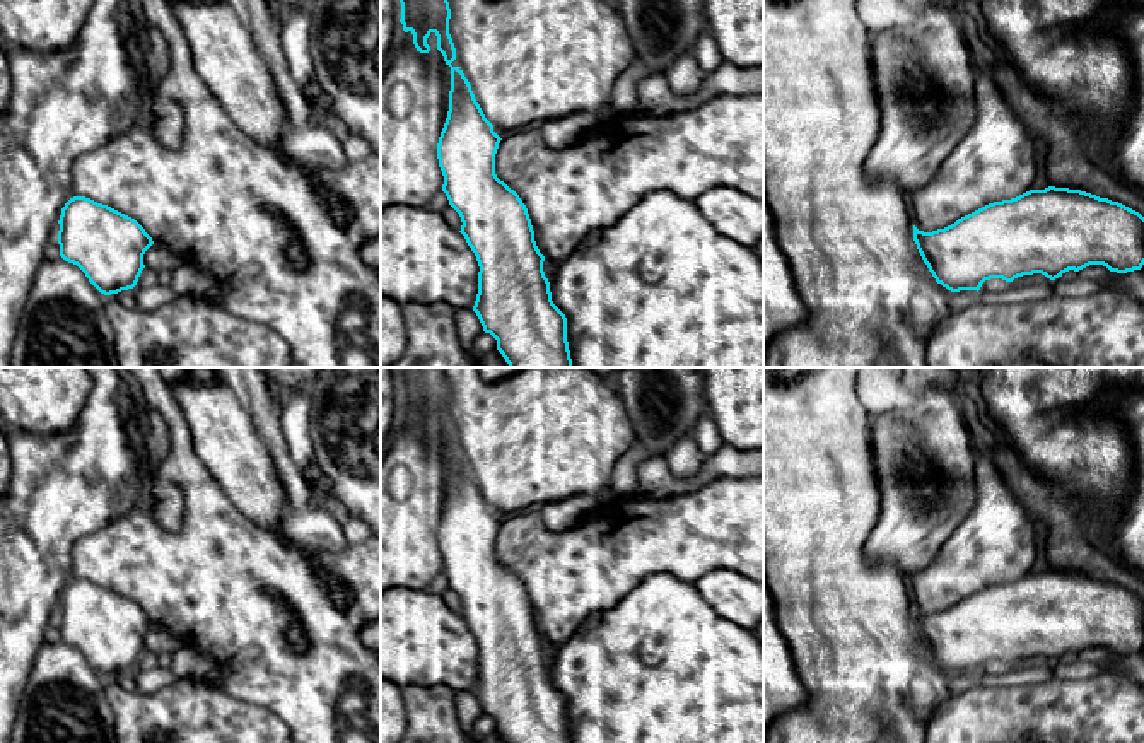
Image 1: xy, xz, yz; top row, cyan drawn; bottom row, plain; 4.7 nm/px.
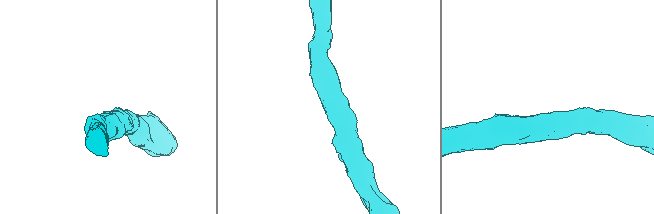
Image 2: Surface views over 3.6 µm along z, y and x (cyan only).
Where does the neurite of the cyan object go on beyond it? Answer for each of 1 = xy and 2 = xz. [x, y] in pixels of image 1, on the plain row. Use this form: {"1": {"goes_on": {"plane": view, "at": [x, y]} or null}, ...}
{"1": {"goes_on": null}, "2": {"goes_on": null}}

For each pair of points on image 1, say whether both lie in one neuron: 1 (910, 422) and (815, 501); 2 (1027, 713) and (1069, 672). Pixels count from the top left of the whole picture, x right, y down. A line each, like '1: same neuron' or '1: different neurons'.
1: different neurons
2: different neurons

